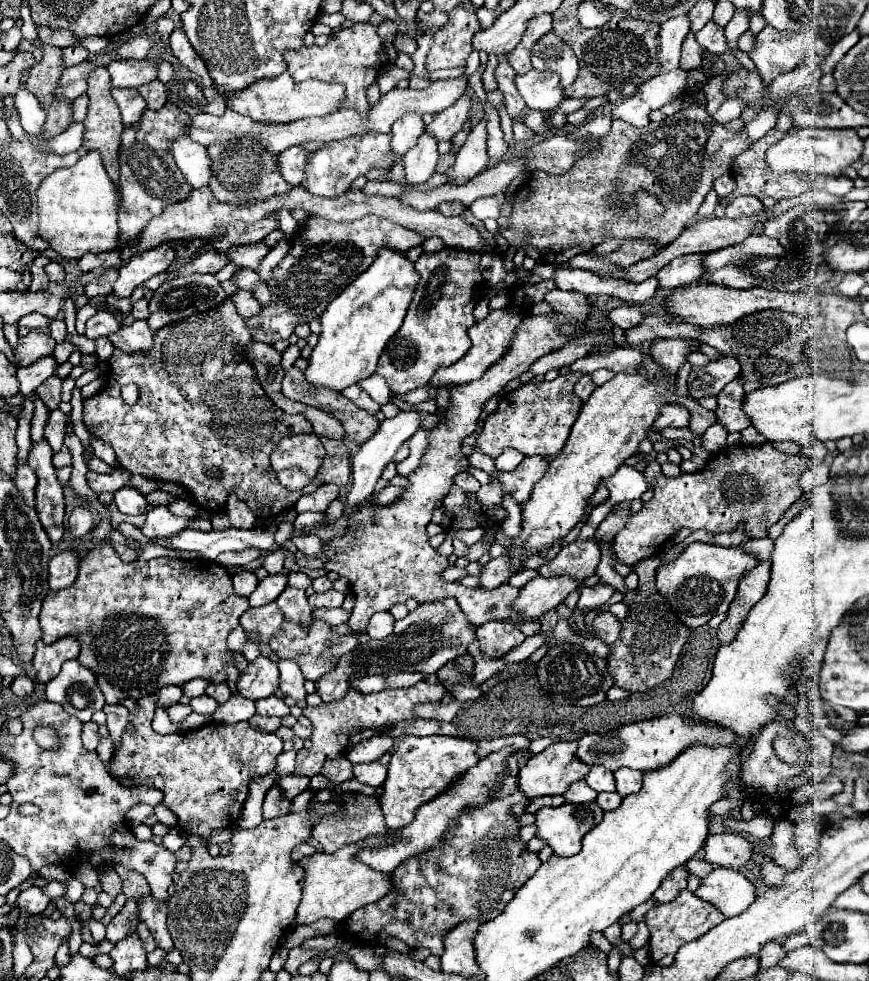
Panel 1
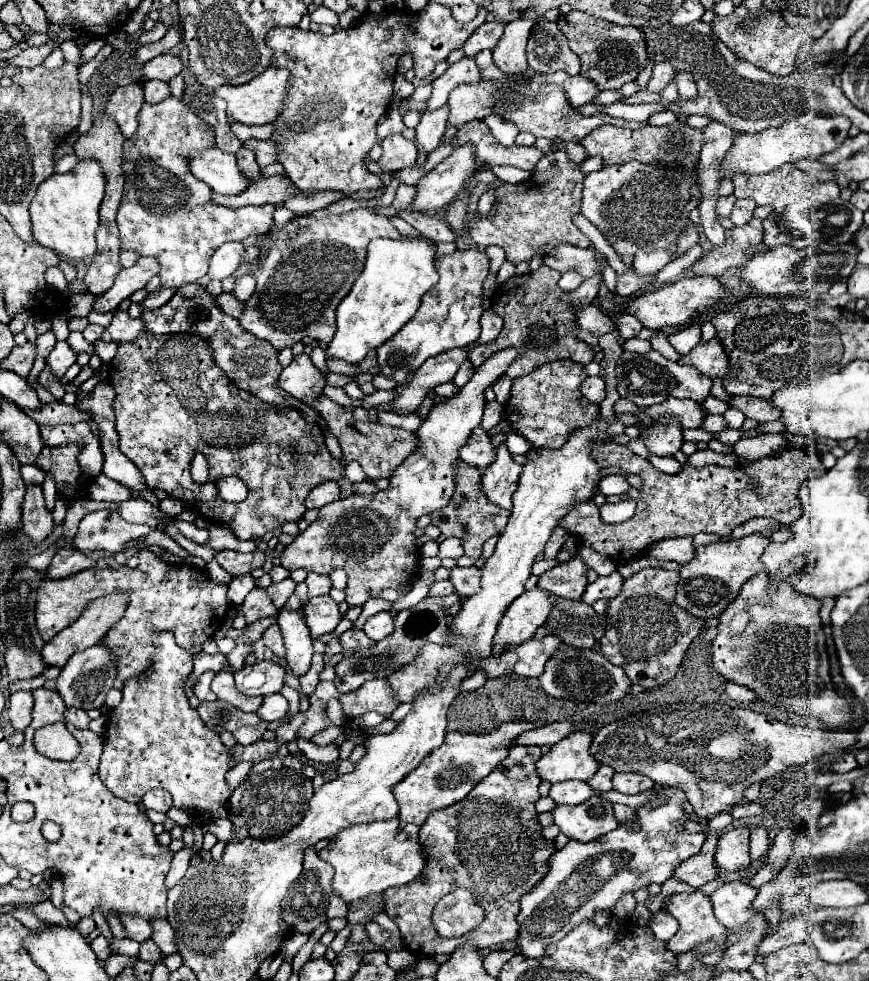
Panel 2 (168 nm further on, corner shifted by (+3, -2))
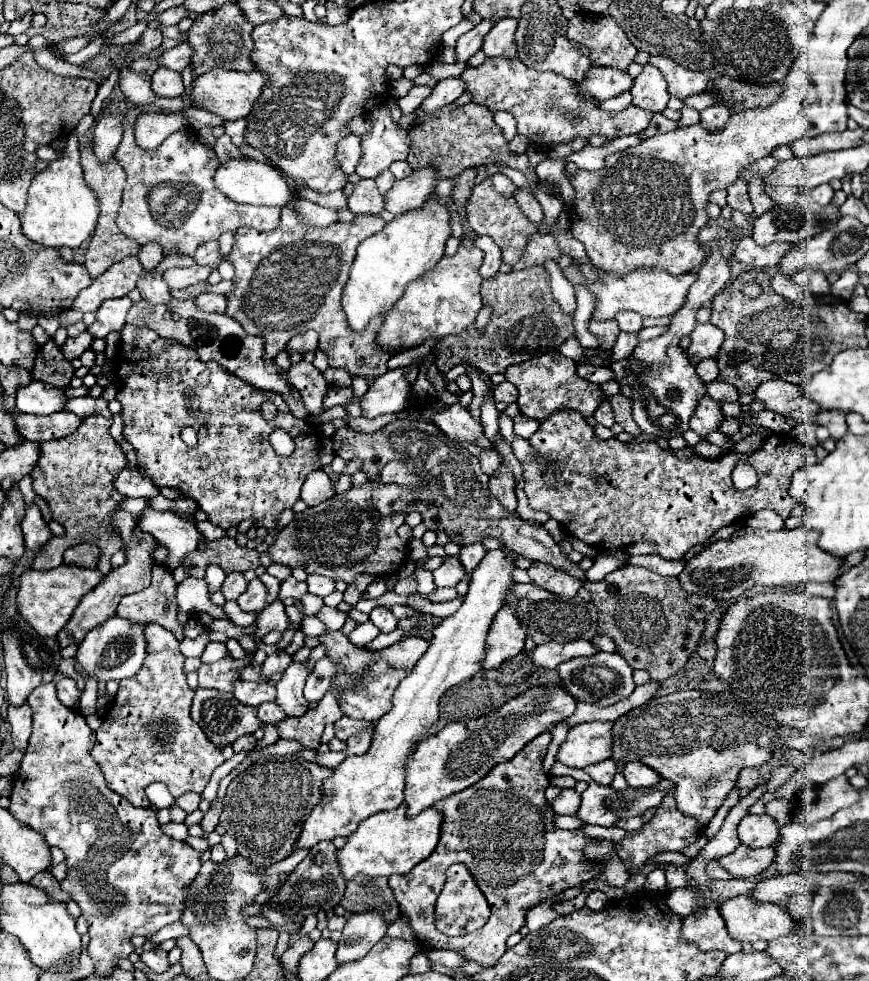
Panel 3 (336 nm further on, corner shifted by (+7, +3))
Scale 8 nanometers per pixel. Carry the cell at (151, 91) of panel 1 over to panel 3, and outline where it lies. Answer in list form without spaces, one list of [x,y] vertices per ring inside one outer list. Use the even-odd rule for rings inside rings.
[[[159,68],[153,76],[151,76],[151,88],[157,96],[167,96],[167,98],[175,98],[183,94],[183,82],[181,82],[181,74],[179,72],[171,72],[167,68]]]

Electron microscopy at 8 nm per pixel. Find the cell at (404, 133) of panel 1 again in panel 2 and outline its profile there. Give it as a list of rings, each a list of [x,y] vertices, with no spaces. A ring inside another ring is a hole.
[[[393,135],[387,137],[383,143],[383,157],[377,161],[383,171],[387,173],[397,173],[405,167],[413,167],[415,159],[417,159],[417,147],[413,141],[401,137],[401,135]]]

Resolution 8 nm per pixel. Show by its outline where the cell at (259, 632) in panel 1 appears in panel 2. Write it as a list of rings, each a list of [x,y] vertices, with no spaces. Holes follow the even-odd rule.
[[[255,587],[243,601],[241,605],[243,609],[243,617],[247,623],[253,623],[253,621],[259,621],[263,617],[271,617],[271,615],[277,615],[277,607],[273,605],[271,597],[267,595],[265,589],[261,587]]]

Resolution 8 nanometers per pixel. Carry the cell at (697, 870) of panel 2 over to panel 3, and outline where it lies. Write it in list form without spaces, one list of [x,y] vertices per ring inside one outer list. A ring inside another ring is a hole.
[[[741,844],[733,854],[723,856],[717,862],[735,878],[753,878],[765,872],[773,864],[773,858],[775,858],[773,848],[751,850]]]

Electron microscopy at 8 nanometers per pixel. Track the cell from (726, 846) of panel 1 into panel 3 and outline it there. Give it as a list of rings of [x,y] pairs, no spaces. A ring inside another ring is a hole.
[[[767,814],[745,816],[739,822],[739,840],[741,840],[741,844],[745,844],[753,850],[773,846],[777,838],[779,838],[779,826]]]

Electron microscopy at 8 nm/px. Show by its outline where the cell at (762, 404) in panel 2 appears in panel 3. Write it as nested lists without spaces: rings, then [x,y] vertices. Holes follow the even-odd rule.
[[[769,380],[759,384],[755,390],[755,400],[763,402],[765,410],[787,414],[791,410],[803,410],[805,414],[817,414],[817,406],[801,394],[801,386],[783,382],[783,380]]]

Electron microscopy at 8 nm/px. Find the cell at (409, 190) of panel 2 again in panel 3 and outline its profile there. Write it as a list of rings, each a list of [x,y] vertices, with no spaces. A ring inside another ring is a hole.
[[[385,170],[381,176],[377,176],[377,178],[375,178],[375,184],[377,184],[377,188],[385,194],[385,192],[389,192],[389,190],[393,188],[395,178],[393,178],[393,174],[391,174],[389,170]]]

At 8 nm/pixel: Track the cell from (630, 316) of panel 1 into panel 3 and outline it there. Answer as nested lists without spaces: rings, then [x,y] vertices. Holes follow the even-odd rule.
[[[619,312],[615,320],[619,322],[621,332],[635,332],[635,334],[641,330],[641,322],[643,322],[643,318],[635,312]]]

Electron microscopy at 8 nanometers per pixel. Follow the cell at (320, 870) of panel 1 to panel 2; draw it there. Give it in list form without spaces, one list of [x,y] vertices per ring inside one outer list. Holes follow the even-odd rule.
[[[395,817],[389,821],[375,821],[345,829],[333,839],[331,845],[319,851],[319,857],[333,865],[333,889],[347,903],[351,903],[371,893],[381,893],[389,887],[399,887],[413,881],[425,867],[427,857],[423,853],[419,825],[407,825],[405,829],[399,829],[399,819]]]

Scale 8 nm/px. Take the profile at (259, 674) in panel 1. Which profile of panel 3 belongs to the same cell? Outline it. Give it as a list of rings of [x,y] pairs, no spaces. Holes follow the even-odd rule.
[[[275,652],[271,656],[267,656],[267,660],[263,662],[261,666],[261,676],[271,680],[275,674],[283,672],[283,668],[287,668],[291,662],[291,654],[285,654],[285,652]]]

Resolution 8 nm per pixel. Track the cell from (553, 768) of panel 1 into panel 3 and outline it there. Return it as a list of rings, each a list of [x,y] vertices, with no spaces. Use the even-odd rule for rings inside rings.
[[[587,722],[573,726],[567,734],[567,740],[559,746],[559,752],[555,756],[557,762],[569,766],[569,768],[587,768],[591,764],[599,764],[611,756],[611,722]]]

